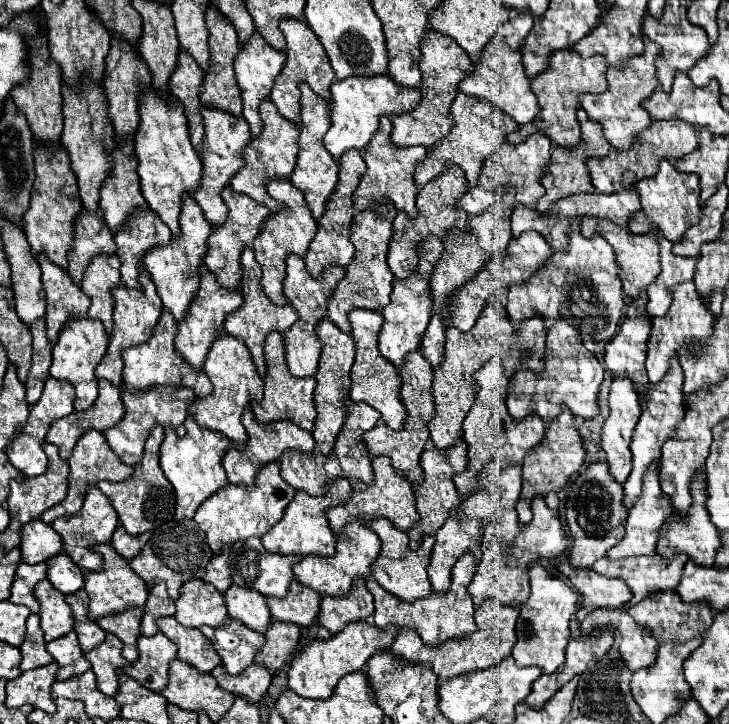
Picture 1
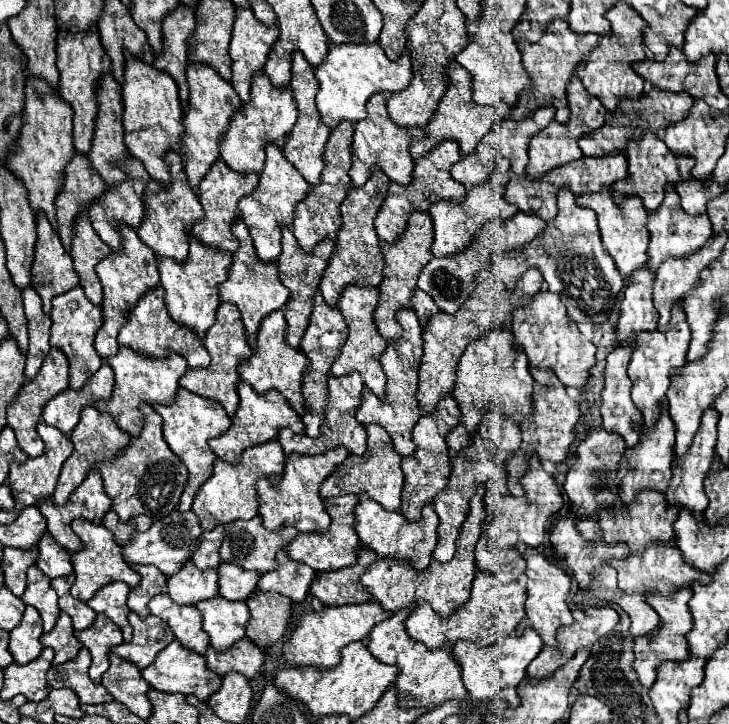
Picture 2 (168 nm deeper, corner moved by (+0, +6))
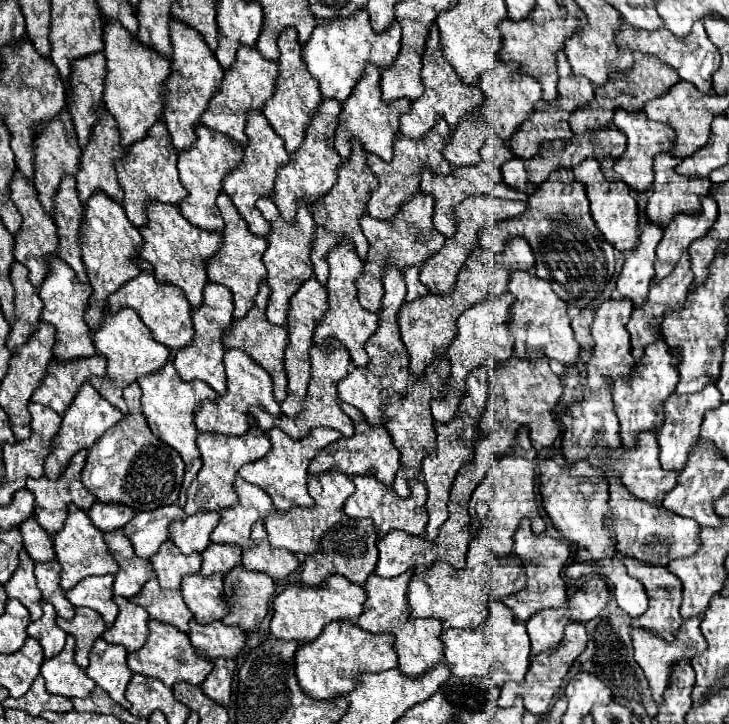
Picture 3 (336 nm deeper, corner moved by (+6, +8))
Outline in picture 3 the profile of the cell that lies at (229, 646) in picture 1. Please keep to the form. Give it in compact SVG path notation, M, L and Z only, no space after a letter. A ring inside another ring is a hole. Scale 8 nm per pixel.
M221 574L185 576L185 580L181 580L181 596L183 596L187 608L193 612L195 620L201 624L221 620L227 614Z

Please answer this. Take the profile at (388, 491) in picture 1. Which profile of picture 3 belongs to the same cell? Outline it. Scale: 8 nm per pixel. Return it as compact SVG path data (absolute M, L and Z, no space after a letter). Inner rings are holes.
M341 402L341 408L343 408L343 412L353 420L355 432L353 432L353 436L349 436L349 438L339 438L337 442L325 446L325 448L311 460L311 464L309 464L309 474L319 474L319 472L325 472L325 470L329 470L329 468L337 468L337 470L341 470L341 472L347 474L347 476L357 476L357 474L367 474L367 472L371 472L371 474L377 476L377 480L381 480L381 482L385 482L387 486L391 486L391 484L393 484L393 478L395 478L395 472L399 470L399 452L397 452L397 448L395 448L395 444L393 444L393 438L389 436L387 428L385 428L383 424L371 426L371 424L363 418L363 414L361 414L357 408L353 408L351 404Z

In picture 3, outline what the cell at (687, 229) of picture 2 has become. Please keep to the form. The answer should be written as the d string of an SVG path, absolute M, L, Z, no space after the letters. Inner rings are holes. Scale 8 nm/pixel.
M657 154L655 156L655 162L653 162L653 168L655 168L655 182L653 182L653 188L649 192L649 204L647 204L647 216L651 222L657 222L661 224L663 228L679 214L679 212L687 212L687 214L695 214L699 212L701 208L701 202L699 198L703 194L709 194L709 180L689 180L687 176L677 176L675 172L675 166L681 164L681 160L677 160L675 156L671 154Z

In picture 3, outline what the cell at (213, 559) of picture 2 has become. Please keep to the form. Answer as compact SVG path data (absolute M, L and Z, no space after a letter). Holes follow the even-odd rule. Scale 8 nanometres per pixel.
M197 512L185 520L173 520L171 540L183 554L203 552L209 546L209 536L219 522L219 512Z

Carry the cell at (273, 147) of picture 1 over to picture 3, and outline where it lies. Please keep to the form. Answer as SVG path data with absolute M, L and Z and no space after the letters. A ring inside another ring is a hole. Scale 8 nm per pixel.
M241 46L237 56L235 56L235 64L231 64L231 68L227 68L225 74L223 74L221 88L217 90L217 94L211 96L207 108L203 110L201 124L205 124L207 128L217 130L217 132L233 138L241 146L245 146L247 144L247 136L243 132L243 128L245 128L245 112L251 110L251 108L261 110L265 106L265 100L269 100L269 96L273 96L275 78L277 78L277 62L265 60L257 52L257 48Z

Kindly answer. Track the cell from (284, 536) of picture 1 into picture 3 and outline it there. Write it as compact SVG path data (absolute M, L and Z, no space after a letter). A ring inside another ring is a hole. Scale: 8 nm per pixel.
M273 428L273 430L269 430L271 450L263 458L241 466L239 476L243 480L247 480L249 484L263 488L271 496L273 506L281 512L287 512L295 506L313 506L313 498L307 492L307 466L321 448L325 448L327 444L331 444L333 440L339 440L339 438L341 438L341 434L337 430L313 428L309 436L305 436L301 440L293 440L281 428Z

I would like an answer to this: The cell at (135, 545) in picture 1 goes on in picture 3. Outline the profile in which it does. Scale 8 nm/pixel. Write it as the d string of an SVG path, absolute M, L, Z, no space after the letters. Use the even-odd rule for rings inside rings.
M95 500L95 504L89 510L89 518L91 518L93 526L99 528L101 532L111 532L111 530L123 528L133 516L135 516L135 512L129 506L101 504L99 500Z

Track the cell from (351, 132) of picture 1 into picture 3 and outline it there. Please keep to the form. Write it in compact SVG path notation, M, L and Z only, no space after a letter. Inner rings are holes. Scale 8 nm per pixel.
M359 10L353 12L353 16L349 18L317 20L311 38L303 44L303 60L311 76L319 82L323 98L337 98L339 102L345 102L349 92L361 78L363 66L367 62L373 62L379 68L385 68L393 64L399 48L401 48L401 26L397 24L397 20L393 20L393 24L385 32L373 32L367 10Z

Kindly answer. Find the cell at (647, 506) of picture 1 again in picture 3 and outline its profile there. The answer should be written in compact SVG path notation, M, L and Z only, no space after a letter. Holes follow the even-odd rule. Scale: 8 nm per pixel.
M657 340L657 344L649 344L649 348L645 348L645 356L641 356L641 364L633 366L631 380L617 380L613 384L613 402L615 402L615 412L619 416L623 442L625 436L631 436L631 440L635 442L635 436L641 430L661 428L663 402L673 394L677 382L679 382L677 356L669 352L669 346L663 340Z

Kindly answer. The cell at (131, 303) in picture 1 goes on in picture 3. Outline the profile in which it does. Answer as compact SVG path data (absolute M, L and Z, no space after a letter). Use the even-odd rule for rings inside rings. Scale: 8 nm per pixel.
M97 192L97 196L91 196L89 204L85 204L79 236L81 236L83 264L89 276L89 284L93 286L93 294L89 298L85 320L89 328L95 330L101 324L103 310L107 308L107 298L119 286L123 286L127 280L139 274L139 268L135 266L135 258L137 258L137 248L141 246L143 238L139 234L139 228L129 222L123 206L115 200L109 200L105 192Z

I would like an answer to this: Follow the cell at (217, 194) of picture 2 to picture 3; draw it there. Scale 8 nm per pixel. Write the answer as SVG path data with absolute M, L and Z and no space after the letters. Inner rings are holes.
M203 124L195 126L195 136L197 136L195 144L189 150L179 152L177 168L179 168L181 184L187 190L187 198L181 200L179 210L193 226L197 226L201 230L209 230L209 232L219 232L223 228L223 218L219 216L215 198L223 190L223 176L241 162L243 148L237 142L233 142L231 138L227 138L219 132L213 132L211 128L205 128Z

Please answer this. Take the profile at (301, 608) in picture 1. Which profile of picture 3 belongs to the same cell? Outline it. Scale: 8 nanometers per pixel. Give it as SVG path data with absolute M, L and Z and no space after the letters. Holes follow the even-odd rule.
M263 522L253 524L253 546L243 550L243 564L247 570L265 572L273 580L283 580L291 572L297 570L299 560L293 552L285 552L283 548L273 548L267 540L267 532Z

